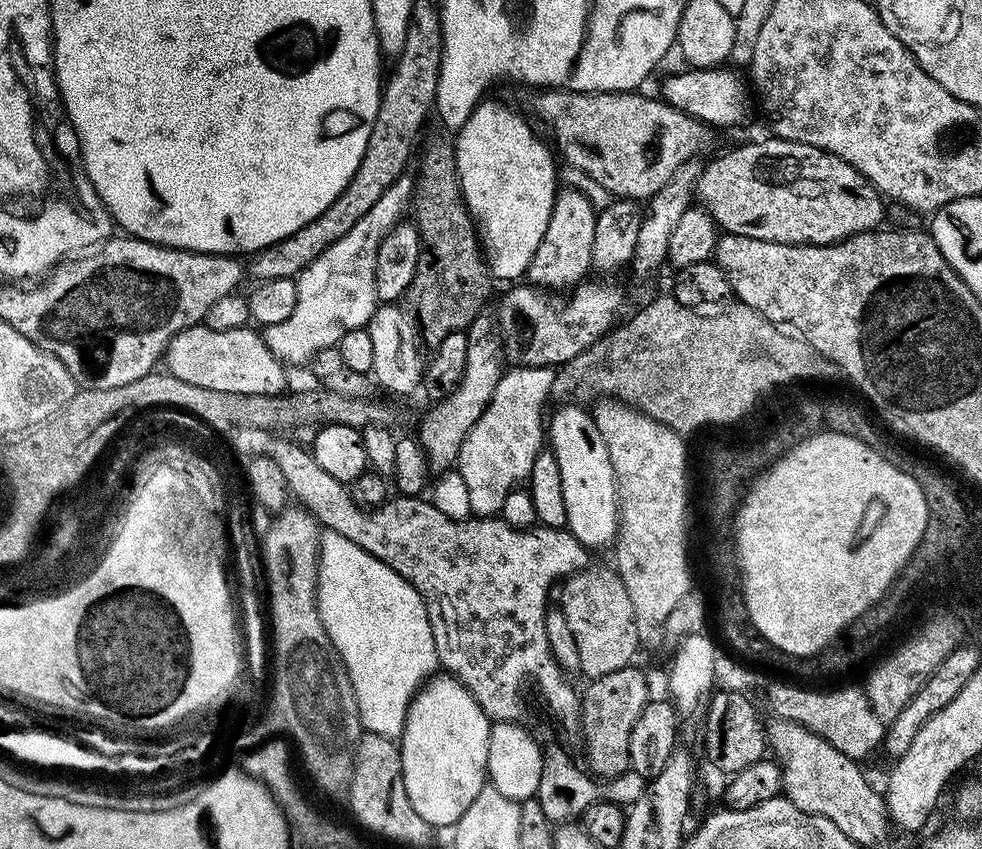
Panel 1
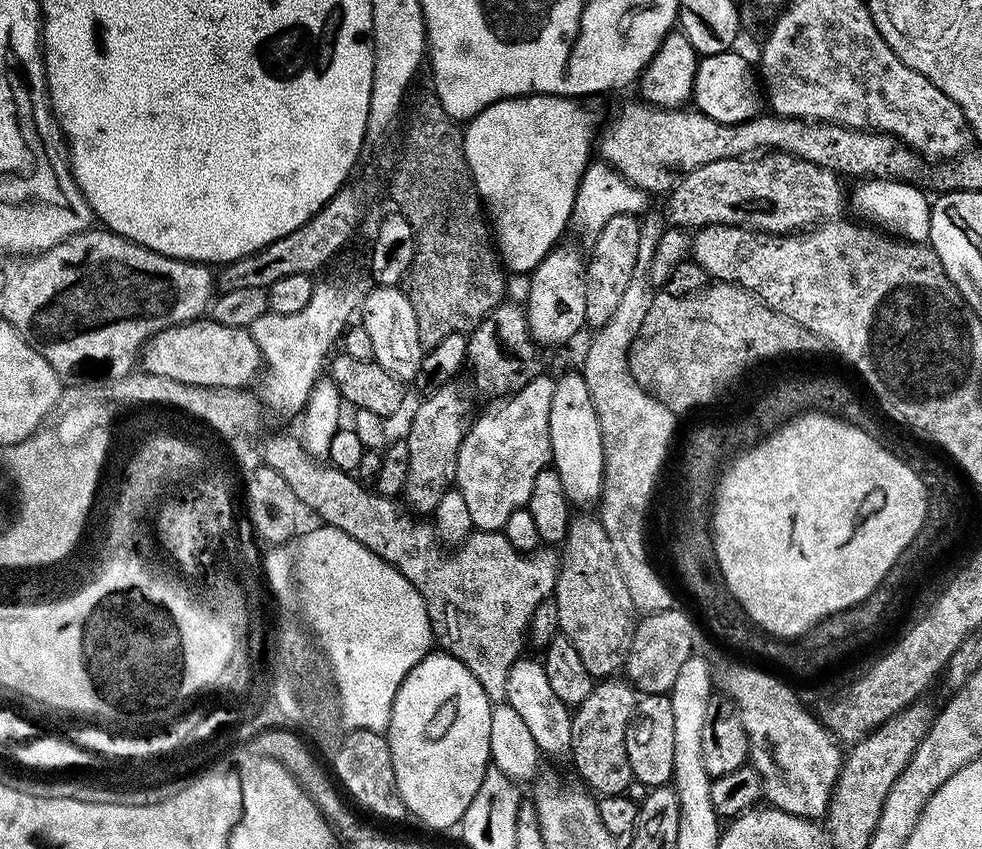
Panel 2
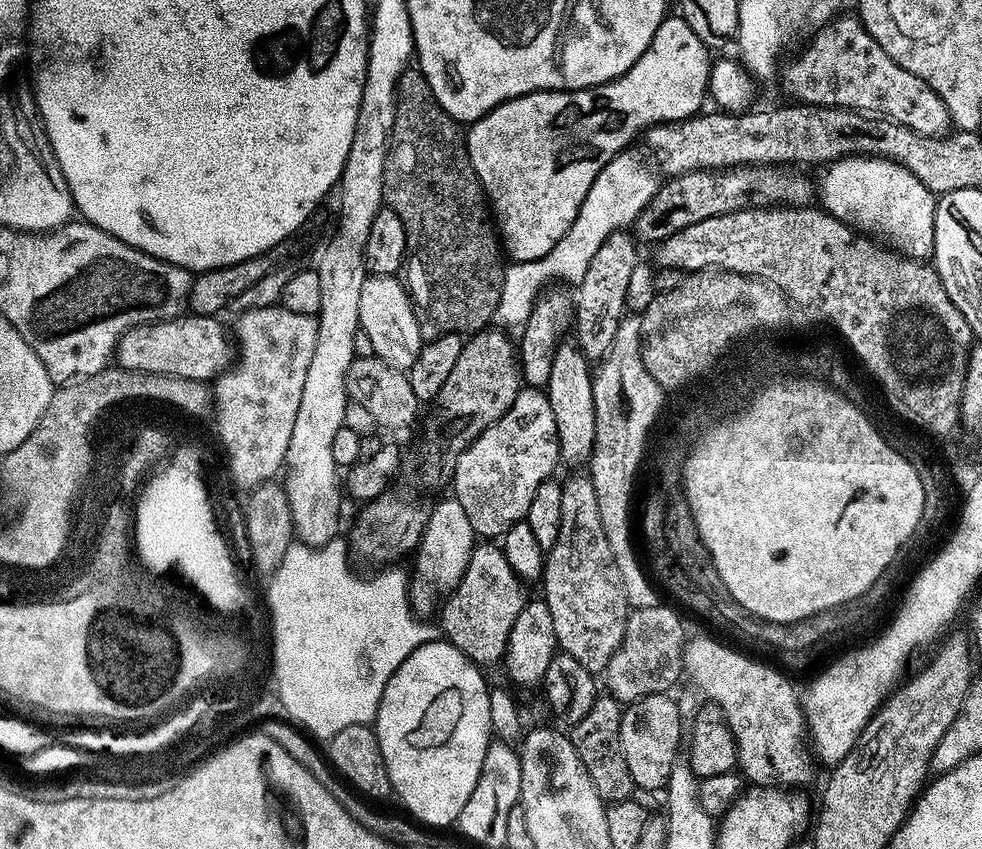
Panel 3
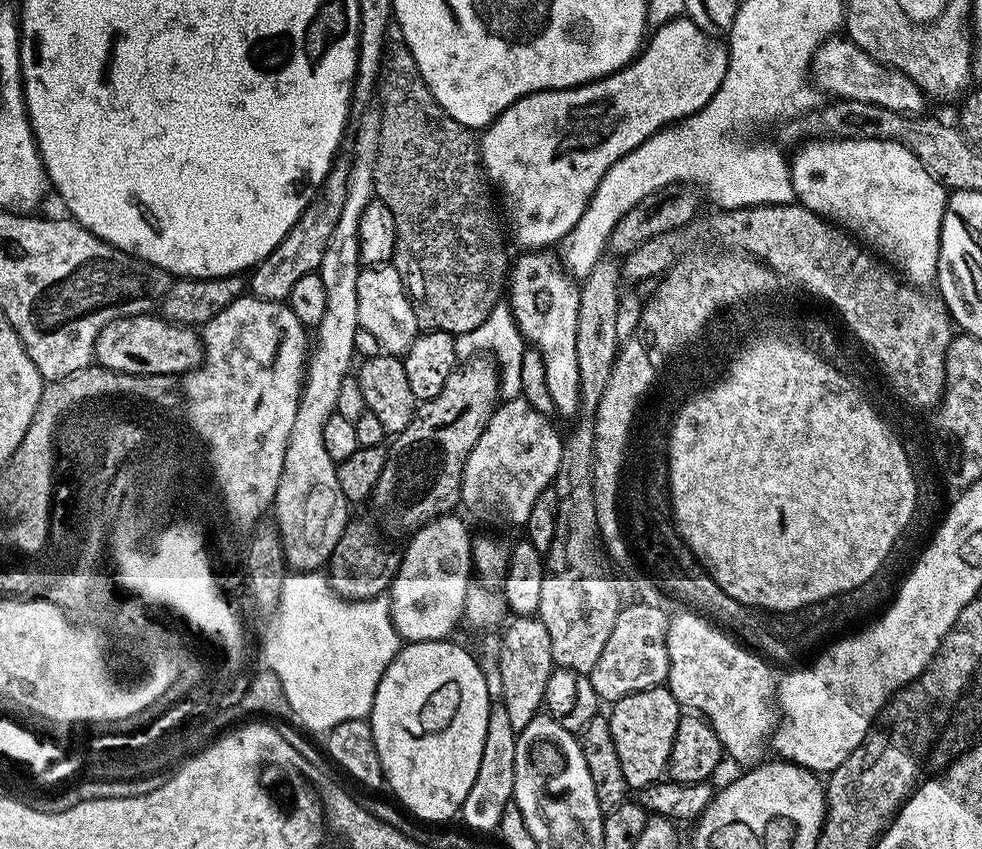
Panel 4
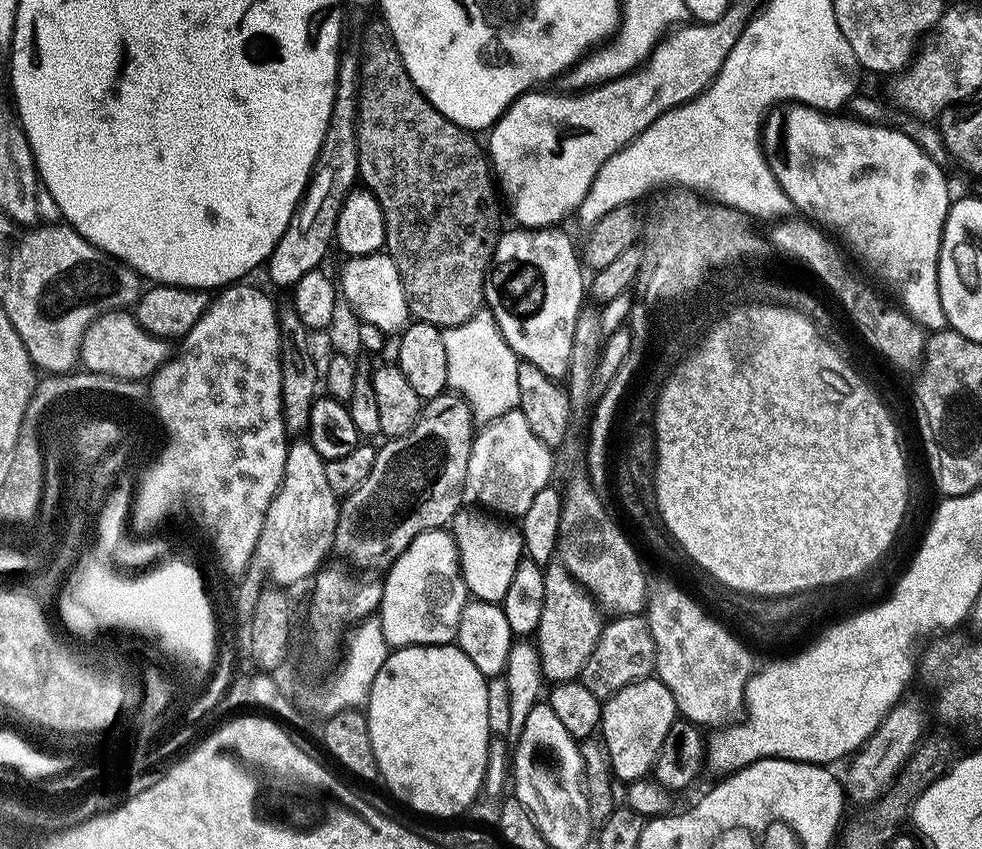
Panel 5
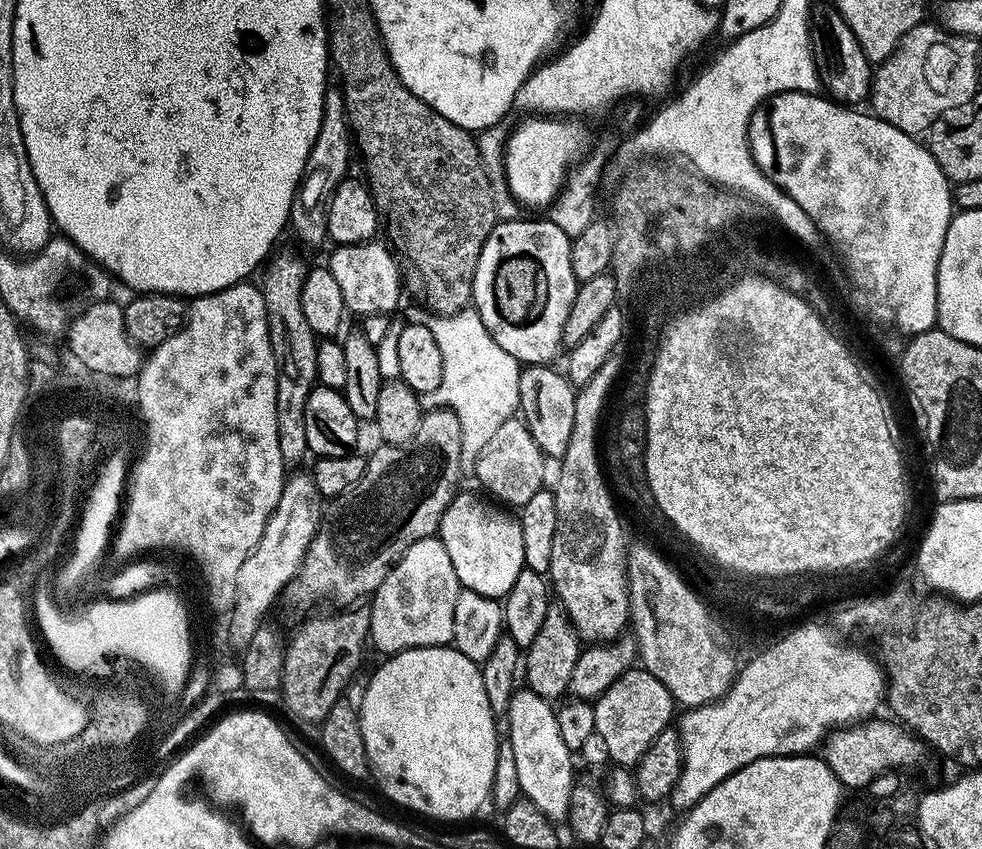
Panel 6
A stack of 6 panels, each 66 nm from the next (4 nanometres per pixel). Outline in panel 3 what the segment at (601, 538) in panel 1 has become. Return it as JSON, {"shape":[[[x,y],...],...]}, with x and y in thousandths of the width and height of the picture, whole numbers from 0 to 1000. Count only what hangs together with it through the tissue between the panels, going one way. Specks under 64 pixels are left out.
{"shape":[[[574,403],[567,409],[556,463],[563,484],[566,516],[570,521],[570,542],[574,547],[587,547],[590,542],[598,543],[603,536],[607,489],[603,468],[604,435],[601,432],[601,425],[590,409],[579,405]]]}

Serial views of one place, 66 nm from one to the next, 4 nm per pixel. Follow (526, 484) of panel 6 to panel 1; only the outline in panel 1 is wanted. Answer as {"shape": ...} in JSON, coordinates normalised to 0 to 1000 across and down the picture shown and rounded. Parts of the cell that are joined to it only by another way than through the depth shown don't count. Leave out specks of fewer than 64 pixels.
{"shape":[[[537,431],[524,432],[525,433],[521,436],[516,435],[510,442],[507,455],[505,455],[503,459],[503,468],[500,469],[495,483],[492,485],[487,497],[485,497],[480,506],[477,508],[475,516],[471,518],[470,525],[467,528],[467,539],[464,545],[464,554],[470,562],[471,567],[475,568],[476,577],[478,578],[480,601],[482,607],[487,610],[504,609],[512,600],[514,589],[518,582],[537,567],[539,558],[543,554],[544,544],[547,542],[548,535],[554,530],[556,523],[556,495],[555,490],[553,492],[552,490],[554,488],[556,473],[559,466],[560,469],[562,466],[567,437],[560,431],[556,433],[540,433]]]}

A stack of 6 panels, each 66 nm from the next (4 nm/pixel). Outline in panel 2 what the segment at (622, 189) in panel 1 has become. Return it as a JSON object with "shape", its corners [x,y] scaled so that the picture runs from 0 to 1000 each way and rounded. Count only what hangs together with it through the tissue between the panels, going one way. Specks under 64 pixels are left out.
{"shape":[[[659,120],[651,121],[637,124],[624,139],[623,147],[610,157],[609,184],[611,179],[610,187],[614,192],[659,229],[682,227],[696,204],[719,196],[719,191],[773,181],[779,177],[816,184],[852,204],[876,207],[872,210],[933,210],[929,207],[937,203],[938,185],[920,165],[902,155],[805,141],[803,137],[789,134],[775,134],[755,146],[736,146],[697,125],[670,127]]]}

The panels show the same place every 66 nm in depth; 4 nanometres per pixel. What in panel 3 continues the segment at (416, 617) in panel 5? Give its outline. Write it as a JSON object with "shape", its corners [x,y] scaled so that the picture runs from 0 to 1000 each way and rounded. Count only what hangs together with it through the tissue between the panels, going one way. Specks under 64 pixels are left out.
{"shape":[[[463,587],[452,589],[441,597],[438,610],[434,615],[434,624],[428,635],[428,643],[422,651],[424,658],[424,680],[418,683],[418,710],[420,720],[431,723],[445,715],[446,703],[449,701],[448,693],[459,695],[473,678],[473,673],[479,657],[481,647],[485,644],[487,633],[475,610],[475,602]]]}

